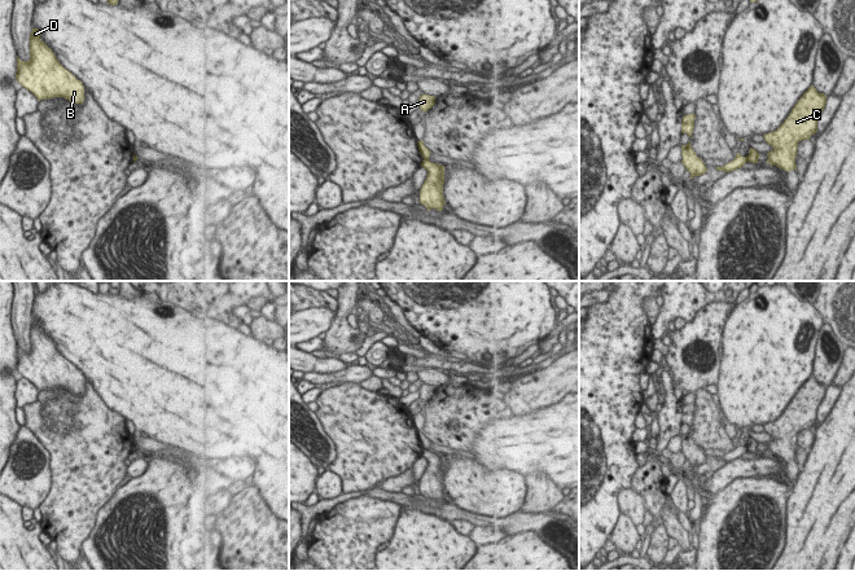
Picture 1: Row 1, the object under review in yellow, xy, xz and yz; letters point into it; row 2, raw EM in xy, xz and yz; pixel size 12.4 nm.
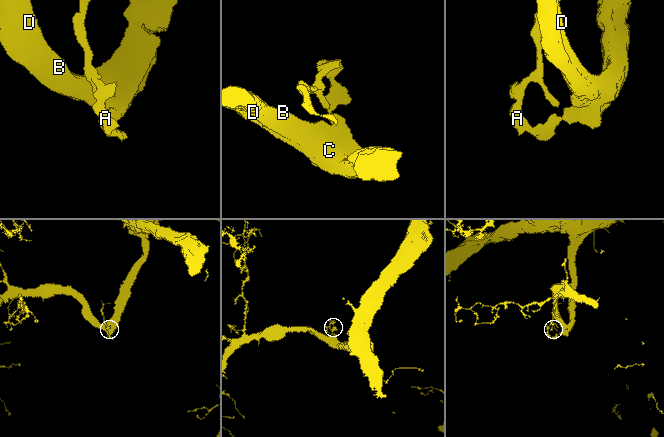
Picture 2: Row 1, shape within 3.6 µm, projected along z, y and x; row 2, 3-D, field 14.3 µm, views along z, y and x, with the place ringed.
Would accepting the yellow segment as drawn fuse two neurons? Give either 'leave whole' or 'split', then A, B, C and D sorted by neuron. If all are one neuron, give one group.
split | A / B C D

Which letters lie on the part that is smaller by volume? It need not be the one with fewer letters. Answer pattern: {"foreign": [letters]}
{"foreign": ["A"]}

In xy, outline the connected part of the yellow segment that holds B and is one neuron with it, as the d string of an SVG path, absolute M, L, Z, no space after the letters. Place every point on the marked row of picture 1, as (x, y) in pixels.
M32 28L28 61L21 61L17 56L17 82L38 101L63 97L71 104L83 104L83 83L60 63L40 35L41 30Z

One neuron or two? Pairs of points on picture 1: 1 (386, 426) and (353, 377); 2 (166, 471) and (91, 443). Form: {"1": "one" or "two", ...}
{"1": "two", "2": "two"}

